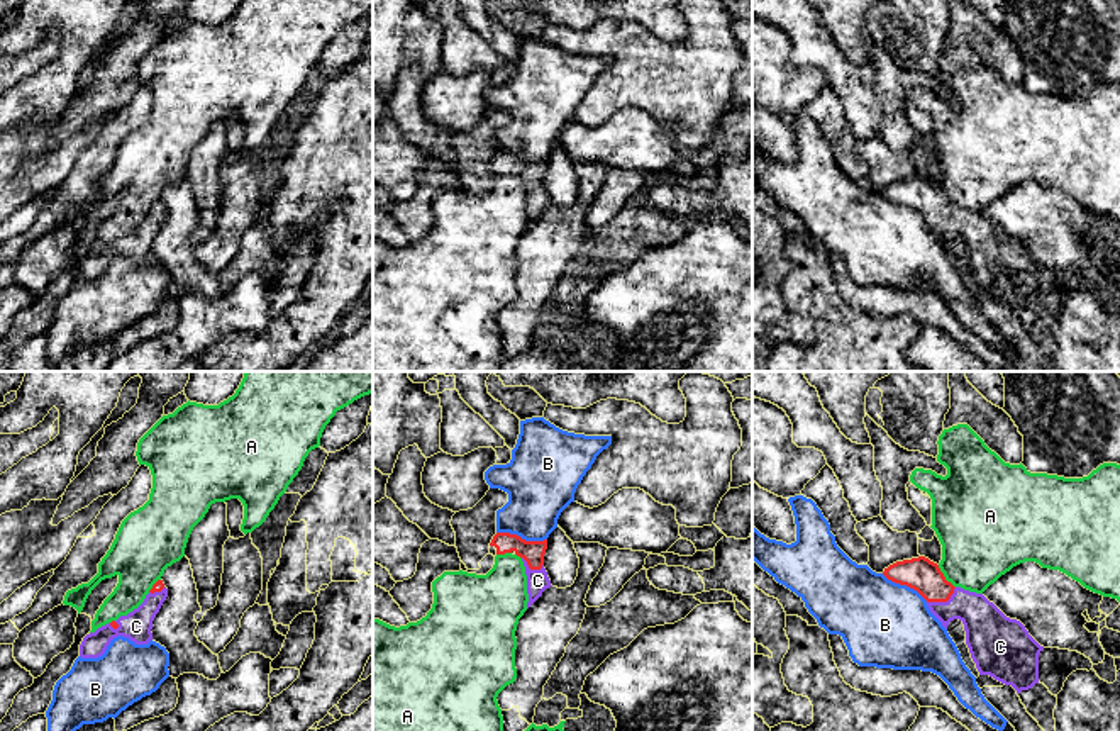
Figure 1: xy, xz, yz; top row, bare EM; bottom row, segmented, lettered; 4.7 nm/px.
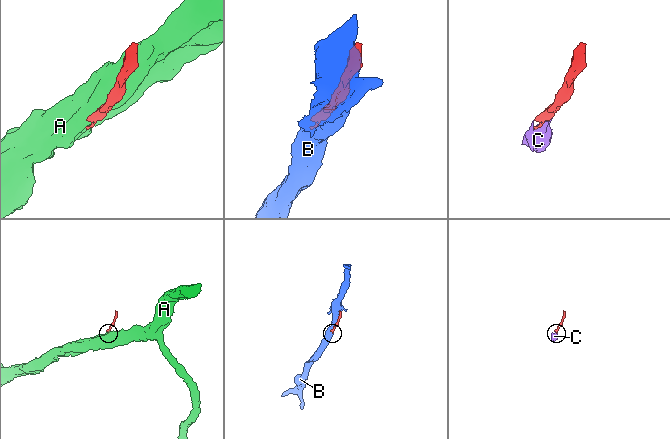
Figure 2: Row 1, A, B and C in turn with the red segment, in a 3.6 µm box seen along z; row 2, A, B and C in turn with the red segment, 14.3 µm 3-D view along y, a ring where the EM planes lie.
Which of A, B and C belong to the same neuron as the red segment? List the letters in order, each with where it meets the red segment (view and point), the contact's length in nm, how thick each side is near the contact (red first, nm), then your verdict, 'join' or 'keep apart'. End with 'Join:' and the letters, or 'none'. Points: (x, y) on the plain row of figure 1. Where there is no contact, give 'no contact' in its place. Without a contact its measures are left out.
A: yz (944, 197) | 140 nm | 160/380 nm | keep apart
B: xz (521, 158) | 240 nm | 110/300 nm | keep apart
C: yz (942, 221) | 160 nm | 160/220 nm | join
Join: C

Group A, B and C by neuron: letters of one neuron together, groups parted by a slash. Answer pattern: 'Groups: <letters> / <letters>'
Groups: A / B / C

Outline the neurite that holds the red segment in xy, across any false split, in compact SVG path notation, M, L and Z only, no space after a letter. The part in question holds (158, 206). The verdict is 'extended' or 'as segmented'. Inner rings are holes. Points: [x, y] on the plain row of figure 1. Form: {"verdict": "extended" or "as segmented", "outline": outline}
{"verdict": "extended", "outline": "M158 200L137 229L98 248L95 253L86 254L80 265L80 276L102 276L110 261L117 256L129 258L136 265L147 265L152 259L152 241L166 217L168 209L164 207L163 200Z"}

